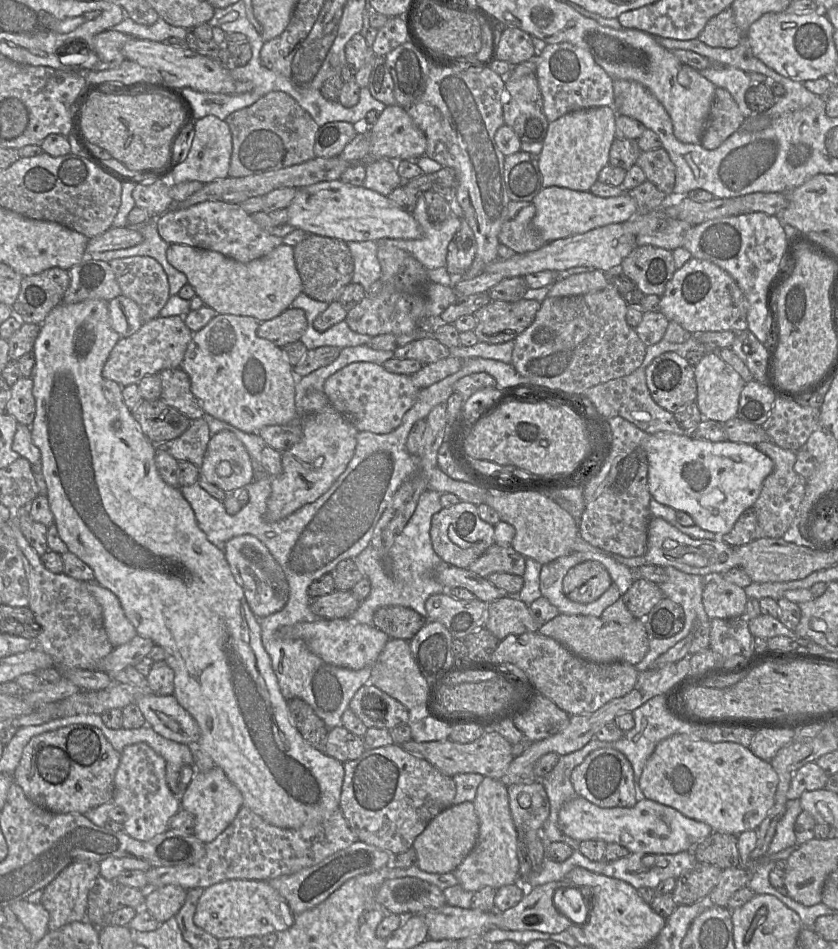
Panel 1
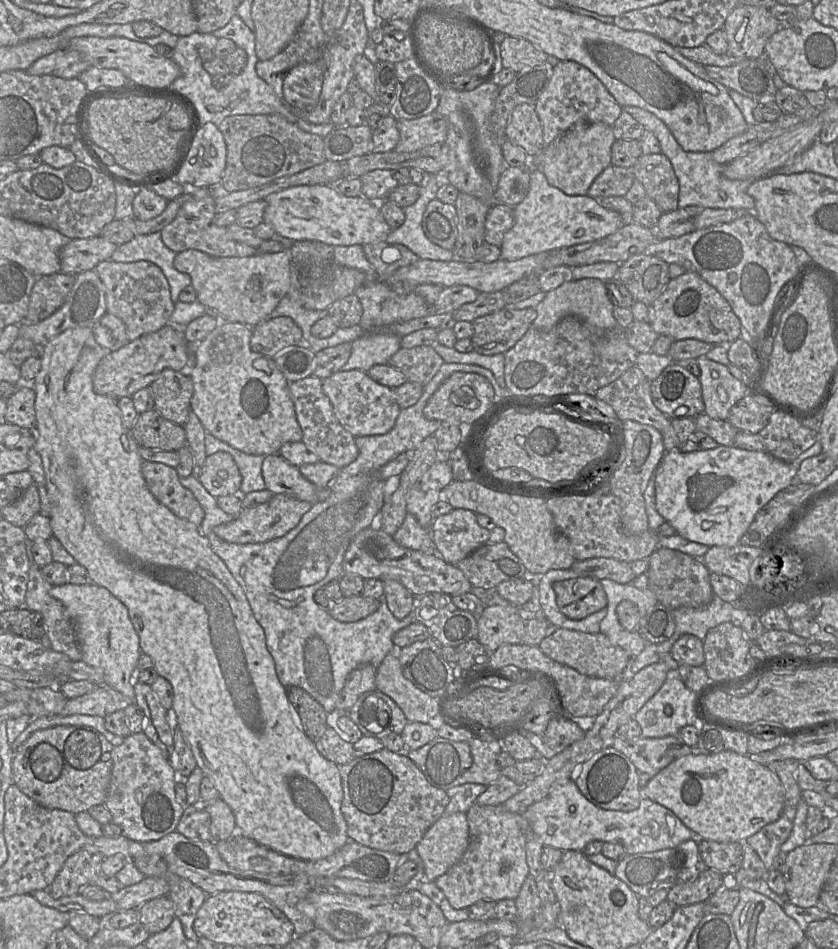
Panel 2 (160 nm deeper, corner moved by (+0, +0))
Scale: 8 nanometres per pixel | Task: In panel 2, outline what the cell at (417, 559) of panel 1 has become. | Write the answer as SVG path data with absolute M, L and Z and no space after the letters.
M407 513L404 522L393 535L393 539L408 549L436 553L430 529L422 527L411 513Z

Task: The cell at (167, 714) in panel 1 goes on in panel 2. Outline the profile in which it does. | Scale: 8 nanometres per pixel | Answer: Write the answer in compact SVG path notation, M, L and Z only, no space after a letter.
M66 583L52 587L49 593L63 604L73 623L81 660L102 671L105 685L135 701L135 669L142 651L127 607L108 589L94 583Z

